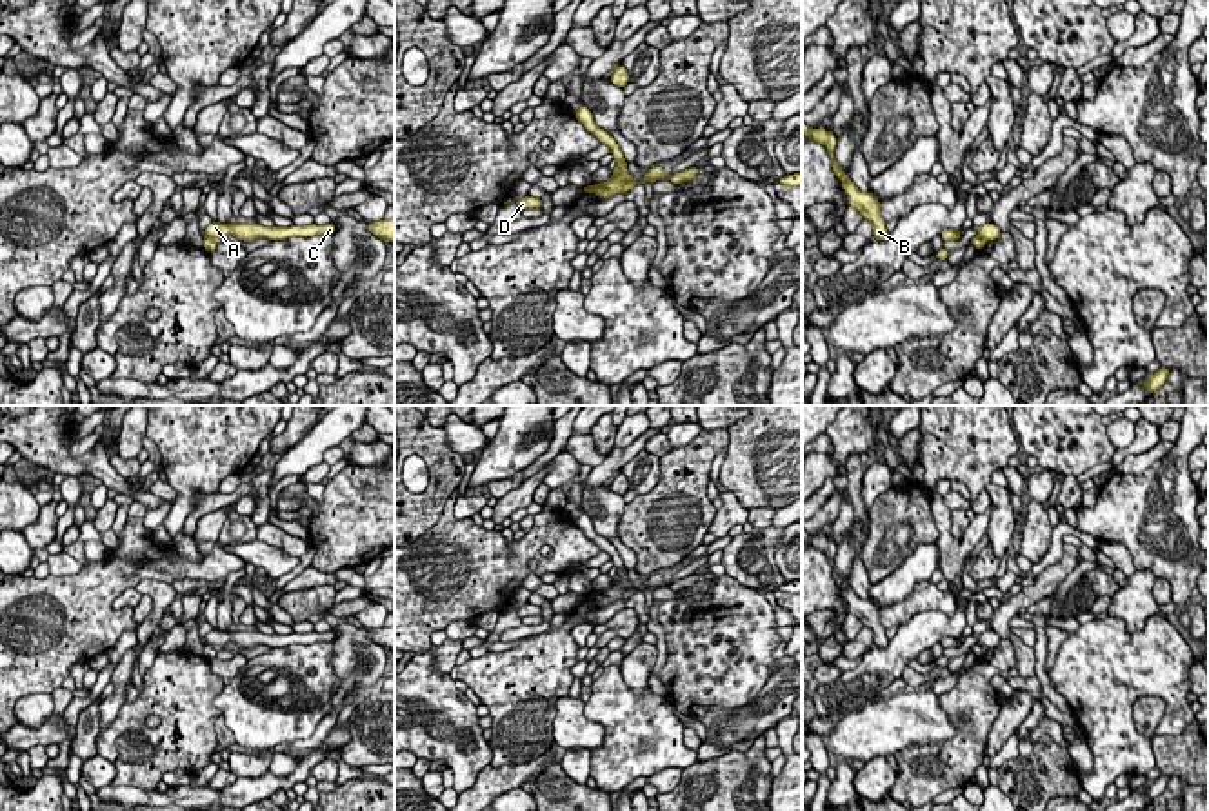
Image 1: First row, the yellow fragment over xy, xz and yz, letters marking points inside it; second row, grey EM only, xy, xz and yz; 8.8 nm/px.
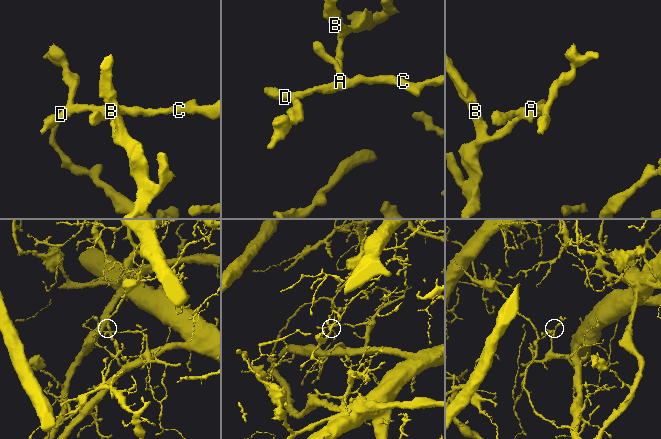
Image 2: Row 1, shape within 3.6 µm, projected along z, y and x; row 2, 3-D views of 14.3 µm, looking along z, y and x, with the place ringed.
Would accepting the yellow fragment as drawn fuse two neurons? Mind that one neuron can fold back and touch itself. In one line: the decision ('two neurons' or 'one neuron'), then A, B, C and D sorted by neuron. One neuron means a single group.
two neurons; groups A C D / B

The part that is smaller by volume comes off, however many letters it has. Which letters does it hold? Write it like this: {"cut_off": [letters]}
{"cut_off": ["B"]}

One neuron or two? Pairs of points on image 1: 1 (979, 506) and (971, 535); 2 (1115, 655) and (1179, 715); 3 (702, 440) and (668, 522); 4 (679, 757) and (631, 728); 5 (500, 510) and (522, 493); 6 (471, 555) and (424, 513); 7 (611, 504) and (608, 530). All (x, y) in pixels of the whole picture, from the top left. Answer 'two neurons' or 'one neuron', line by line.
1: two neurons
2: one neuron
3: one neuron
4: one neuron
5: one neuron
6: two neurons
7: one neuron

